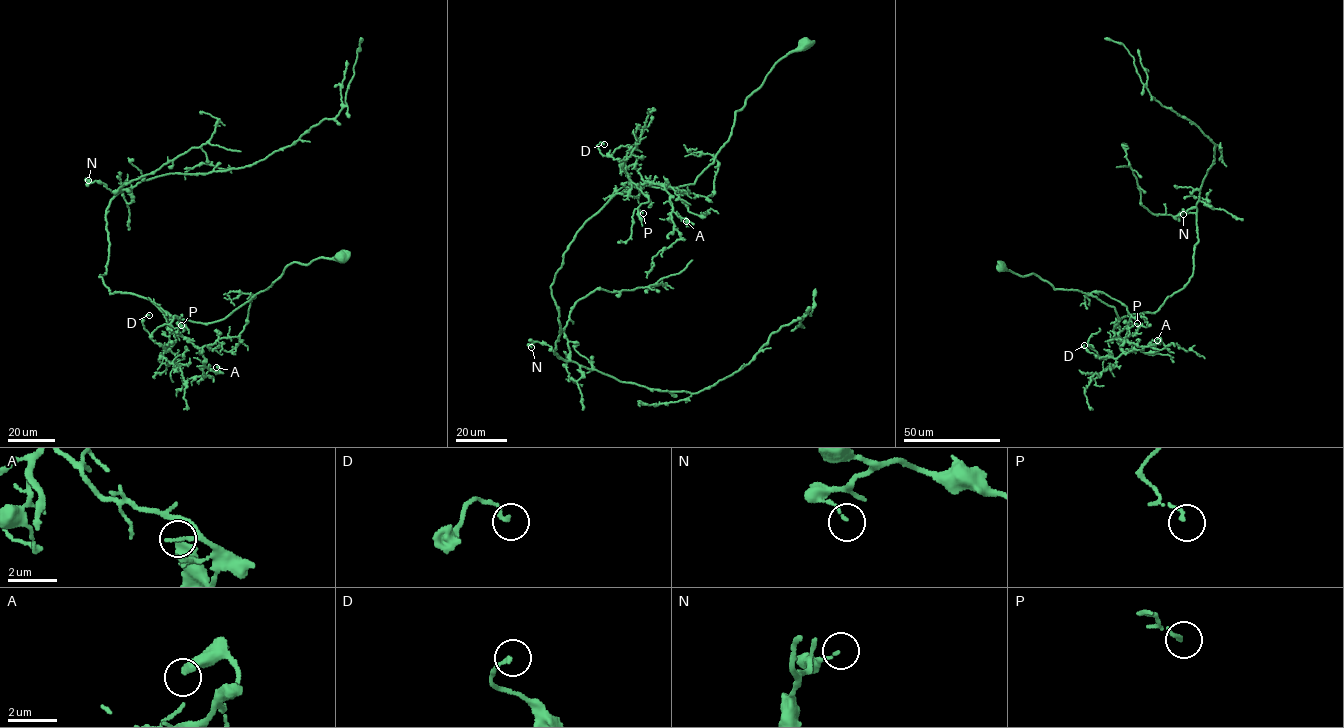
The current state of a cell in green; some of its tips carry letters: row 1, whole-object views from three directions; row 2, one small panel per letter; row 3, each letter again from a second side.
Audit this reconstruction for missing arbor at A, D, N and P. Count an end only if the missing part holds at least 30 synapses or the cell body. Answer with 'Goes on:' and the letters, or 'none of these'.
Goes on: none of these

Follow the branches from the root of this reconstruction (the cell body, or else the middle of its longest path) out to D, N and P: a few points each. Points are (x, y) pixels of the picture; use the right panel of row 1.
D: (1000, 267), (1023, 276), (1033, 273), (1055, 289), (1077, 290), (1113, 306), (1122, 352), (1102, 358), (1084, 345)
N: (1000, 267), (1095, 296), (1114, 308), (1114, 328), (1126, 316), (1155, 312), (1188, 281), (1197, 215), (1183, 214)
P: (1000, 267), (1023, 276), (1033, 273), (1055, 289), (1077, 290), (1113, 306), (1120, 338), (1118, 332), (1137, 323)

